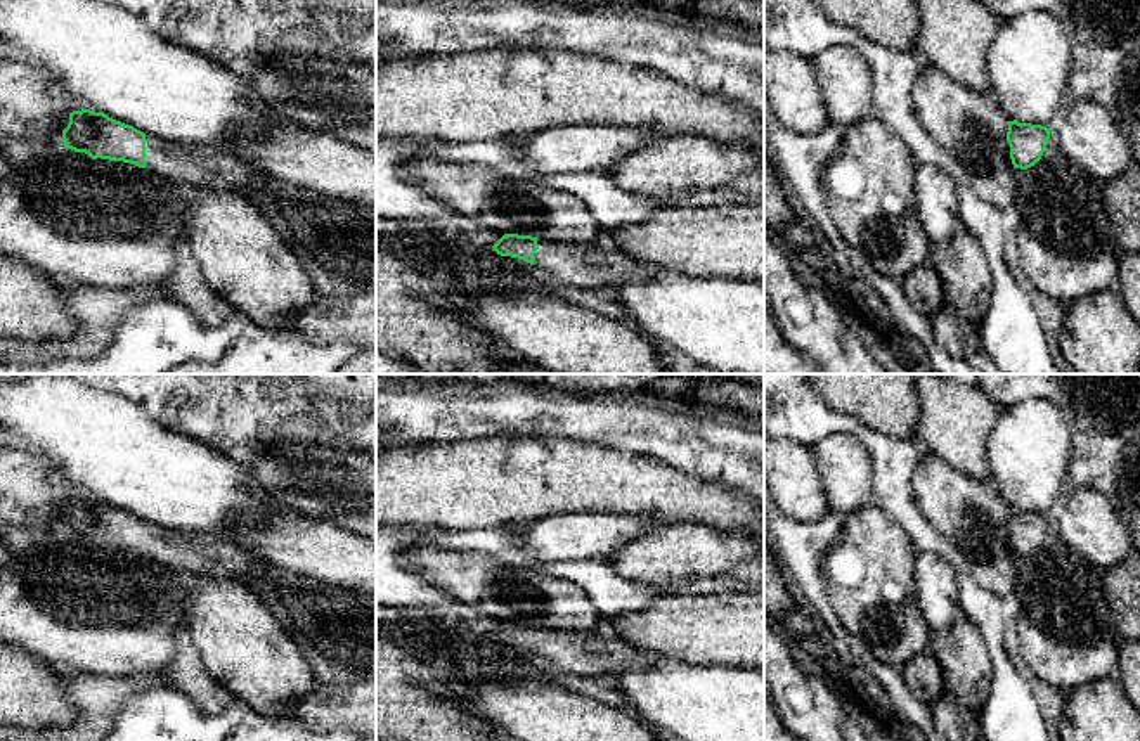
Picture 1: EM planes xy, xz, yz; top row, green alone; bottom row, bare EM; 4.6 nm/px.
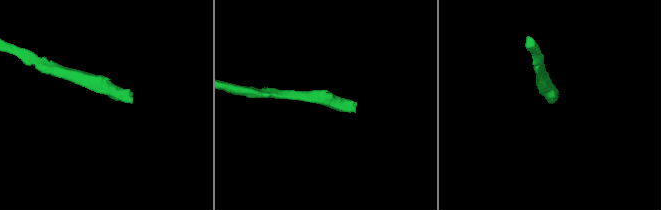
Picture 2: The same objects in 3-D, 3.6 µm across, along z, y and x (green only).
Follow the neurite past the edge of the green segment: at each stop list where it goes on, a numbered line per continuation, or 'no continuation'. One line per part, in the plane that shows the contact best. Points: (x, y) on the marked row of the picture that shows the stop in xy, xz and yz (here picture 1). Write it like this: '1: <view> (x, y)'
1: xy (345, 234)

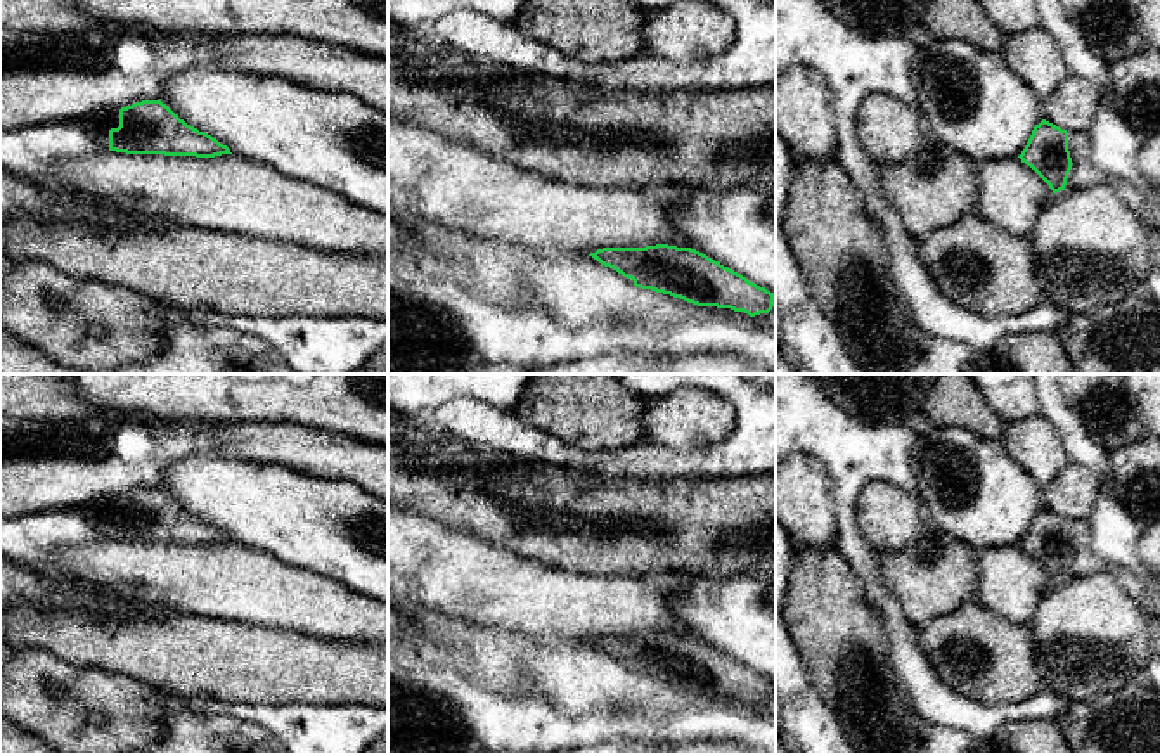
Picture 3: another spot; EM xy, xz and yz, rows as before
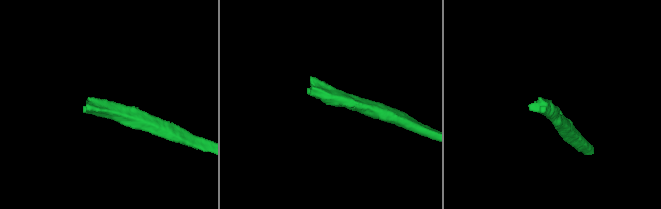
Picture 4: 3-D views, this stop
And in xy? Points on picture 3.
1: xy (97, 125)

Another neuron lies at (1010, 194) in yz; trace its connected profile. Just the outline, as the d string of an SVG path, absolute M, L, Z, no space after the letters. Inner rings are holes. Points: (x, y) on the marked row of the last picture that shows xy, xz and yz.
M1020 158L978 164L976 211L1013 235L1030 237L1034 218L1054 192Z

